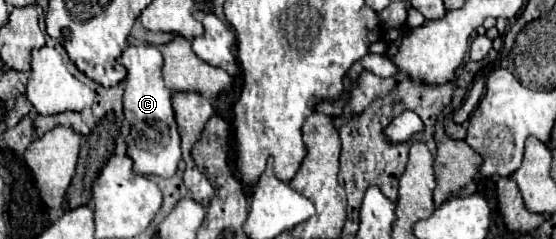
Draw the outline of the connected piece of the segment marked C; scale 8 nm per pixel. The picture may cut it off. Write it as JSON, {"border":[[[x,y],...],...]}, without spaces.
{"border":[[[128,46],[122,56],[120,64],[126,66],[128,76],[124,80],[124,122],[120,134],[126,138],[128,156],[134,160],[136,174],[156,174],[168,178],[176,172],[180,154],[180,134],[174,120],[172,110],[172,90],[164,84],[162,78],[162,54],[156,46]]]}

